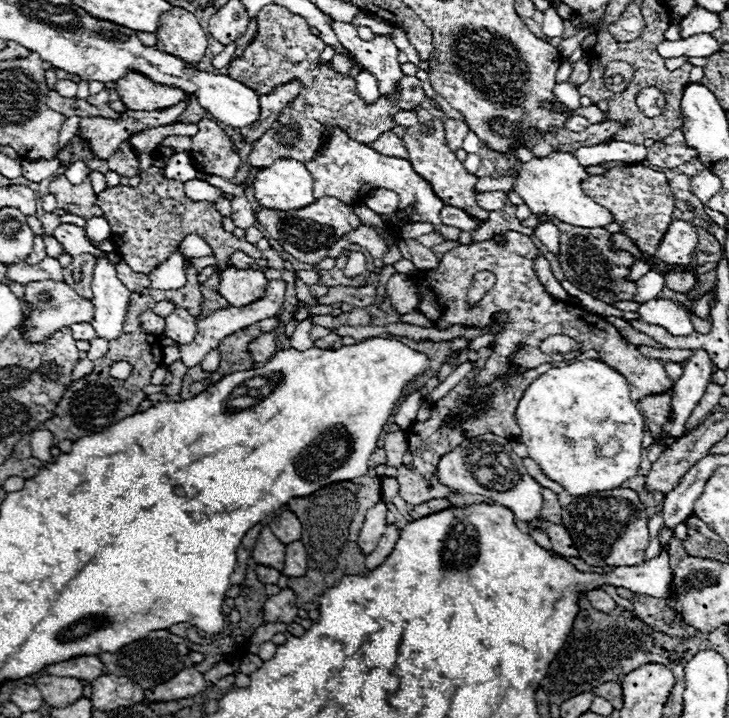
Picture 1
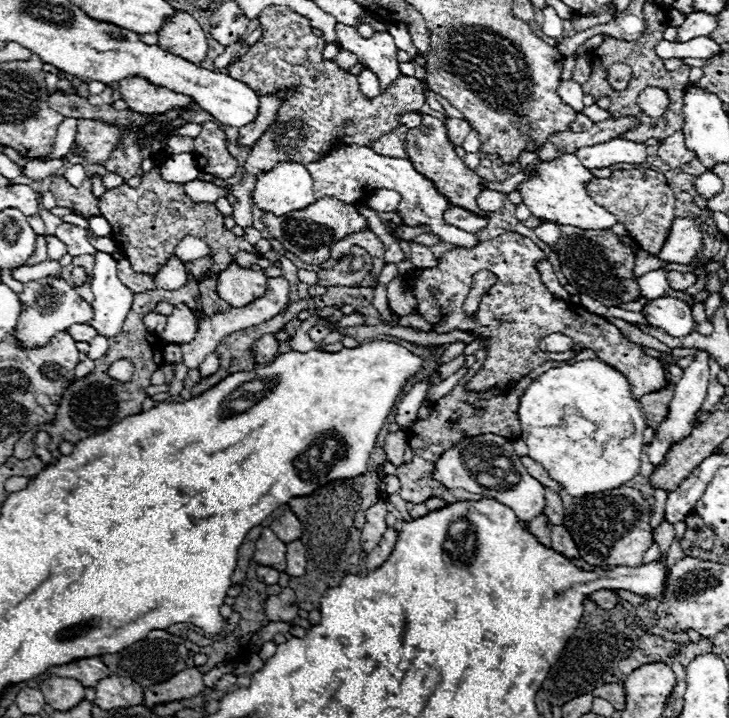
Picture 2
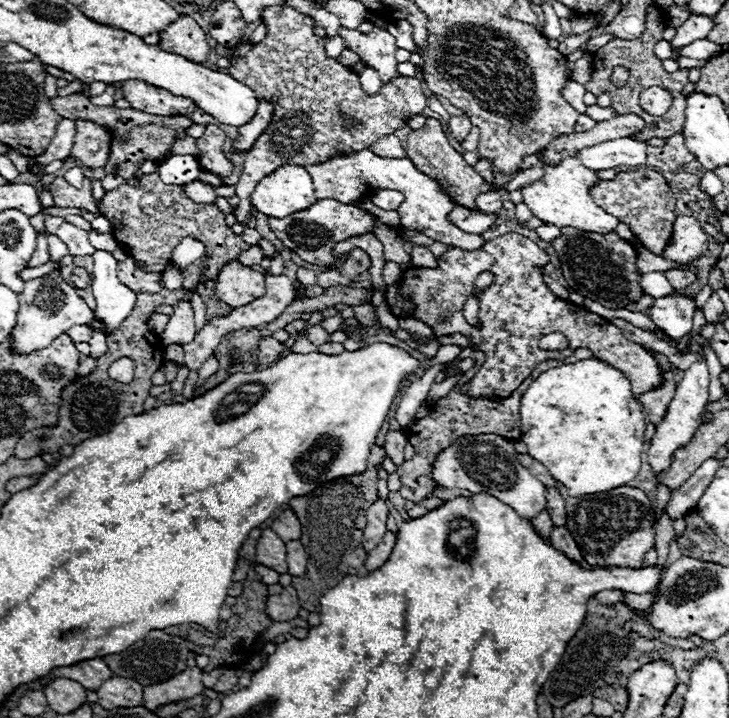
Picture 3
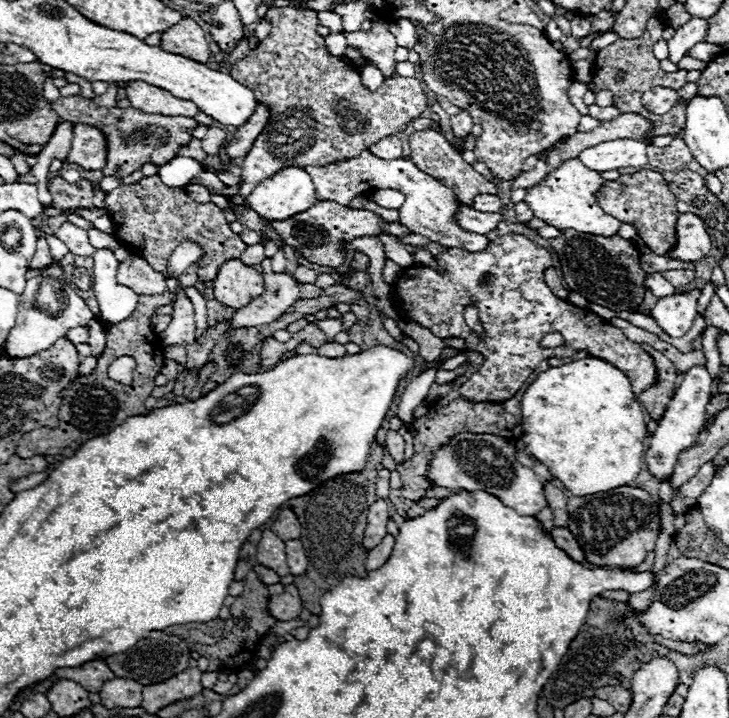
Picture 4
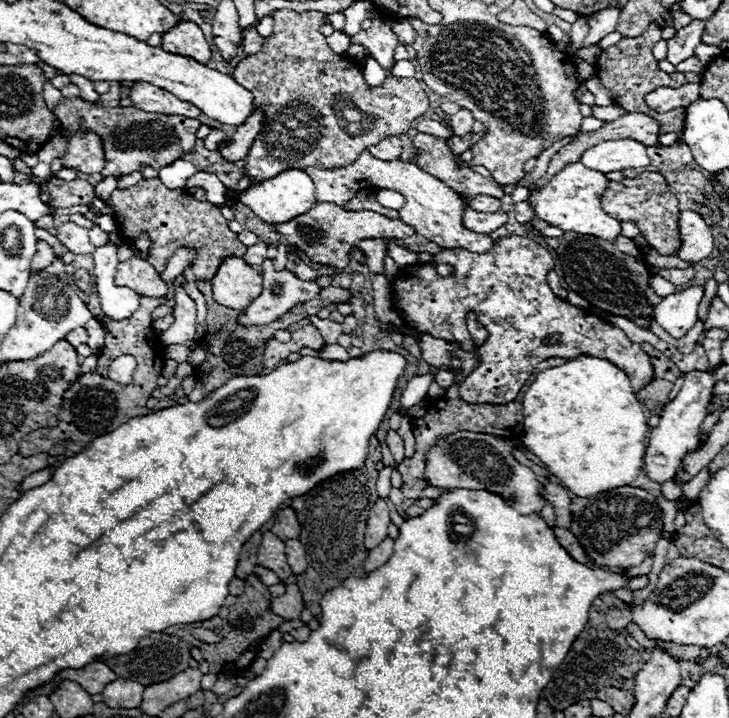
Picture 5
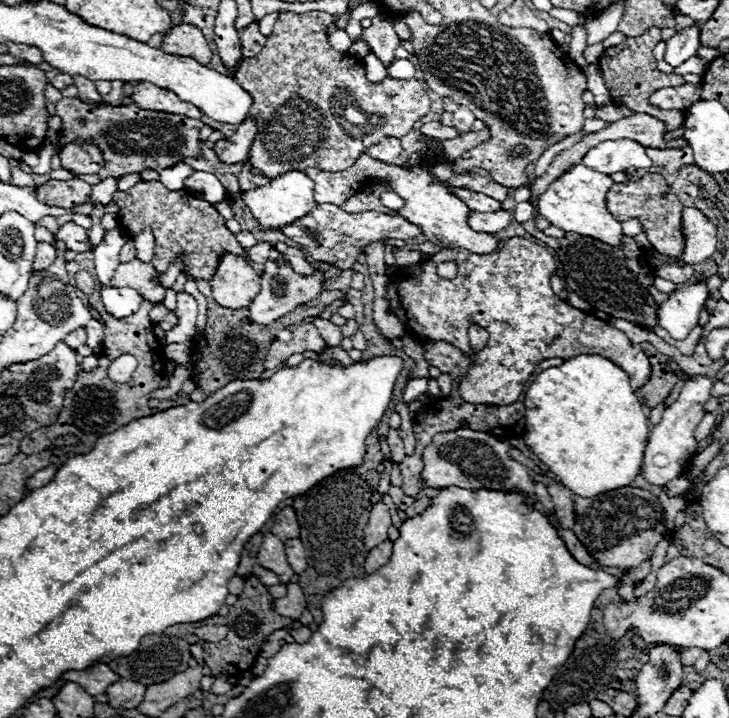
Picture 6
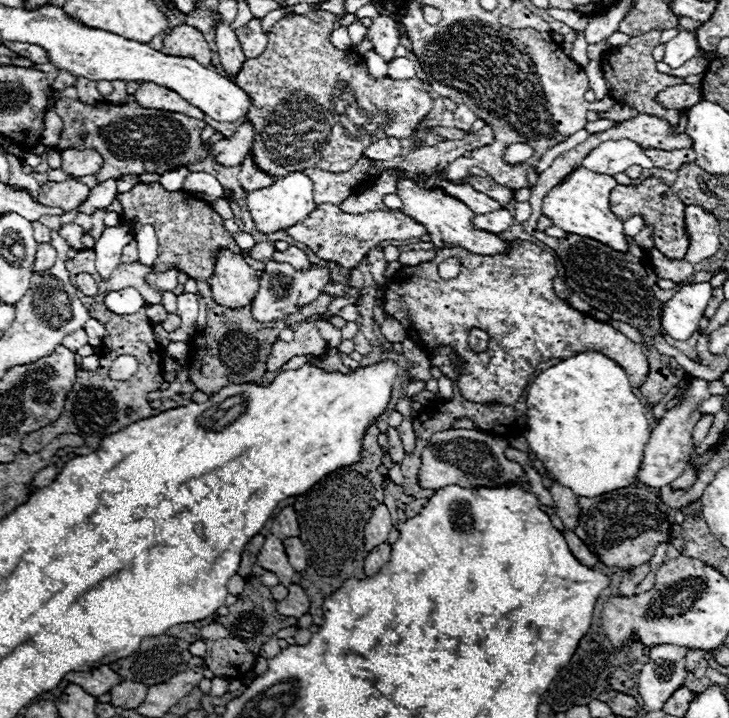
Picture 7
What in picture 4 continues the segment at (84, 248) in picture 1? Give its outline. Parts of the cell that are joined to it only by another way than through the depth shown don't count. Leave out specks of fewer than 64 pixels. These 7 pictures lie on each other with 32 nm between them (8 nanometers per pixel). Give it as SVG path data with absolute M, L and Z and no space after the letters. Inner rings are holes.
M64 222L58 230L56 236L68 246L68 250L76 256L92 256L94 246L88 242L88 232L84 228L78 228L70 222Z

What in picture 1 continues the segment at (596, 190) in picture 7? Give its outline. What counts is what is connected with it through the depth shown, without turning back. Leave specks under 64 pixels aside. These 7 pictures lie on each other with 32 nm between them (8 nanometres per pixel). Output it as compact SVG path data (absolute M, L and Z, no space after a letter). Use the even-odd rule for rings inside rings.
M554 152L552 156L546 158L532 158L530 162L522 164L520 160L516 162L516 174L520 174L520 178L514 184L514 190L524 198L524 204L532 210L532 214L542 216L546 214L548 218L558 218L564 224L572 224L572 226L580 226L580 228L606 228L608 224L614 222L614 216L602 208L600 204L596 204L590 196L586 196L586 192L582 190L582 180L588 178L586 168L568 152Z

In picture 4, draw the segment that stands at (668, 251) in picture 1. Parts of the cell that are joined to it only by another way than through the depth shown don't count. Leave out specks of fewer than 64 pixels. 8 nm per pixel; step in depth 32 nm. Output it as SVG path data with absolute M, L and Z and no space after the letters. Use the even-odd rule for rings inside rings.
M680 214L676 222L676 234L678 234L678 246L668 252L670 258L678 258L682 262L696 262L710 254L712 238L704 226L704 222L692 214Z

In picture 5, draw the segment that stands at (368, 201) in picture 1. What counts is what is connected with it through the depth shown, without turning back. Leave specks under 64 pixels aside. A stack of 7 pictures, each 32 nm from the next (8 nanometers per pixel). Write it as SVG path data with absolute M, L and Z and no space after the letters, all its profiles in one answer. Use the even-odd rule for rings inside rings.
M382 190L378 194L378 202L384 204L386 208L390 208L390 210L400 210L400 206L404 204L404 196L400 196L394 190Z

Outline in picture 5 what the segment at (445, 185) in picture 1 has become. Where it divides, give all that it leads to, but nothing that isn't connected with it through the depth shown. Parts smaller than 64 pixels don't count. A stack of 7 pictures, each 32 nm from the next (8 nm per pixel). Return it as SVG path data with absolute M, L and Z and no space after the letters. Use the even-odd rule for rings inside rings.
M416 134L414 146L418 146L414 162L456 192L466 192L468 196L488 194L498 200L504 198L504 188L498 182L488 180L470 168L458 168L458 158L446 148L446 140L430 134Z

